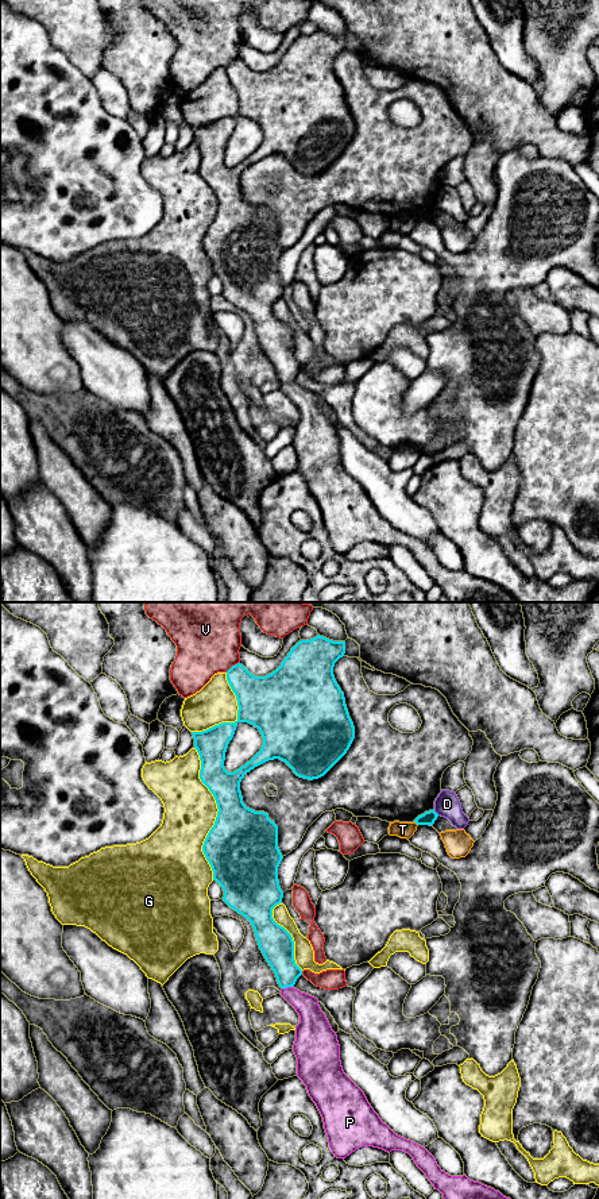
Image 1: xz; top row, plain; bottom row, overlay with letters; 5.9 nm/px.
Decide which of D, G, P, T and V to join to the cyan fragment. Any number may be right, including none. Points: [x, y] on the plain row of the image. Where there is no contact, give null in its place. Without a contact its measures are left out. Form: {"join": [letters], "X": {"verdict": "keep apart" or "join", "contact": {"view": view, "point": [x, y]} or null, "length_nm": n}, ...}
{"join": ["P"], "D": {"verdict": "keep apart", "contact": {"view": "xz", "point": [435, 207]}, "length_nm": 50}, "G": {"verdict": "keep apart", "contact": {"view": "xz", "point": [217, 208]}, "length_nm": 800}, "P": {"verdict": "join", "contact": {"view": "xz", "point": [288, 381]}, "length_nm": 70}, "T": {"verdict": "keep apart", "contact": {"view": "xz", "point": [416, 218]}, "length_nm": 40}, "V": {"verdict": "keep apart", "contact": {"view": "xz", "point": [232, 61]}, "length_nm": 110}}

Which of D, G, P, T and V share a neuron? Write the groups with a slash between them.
D / G / P / T / V

